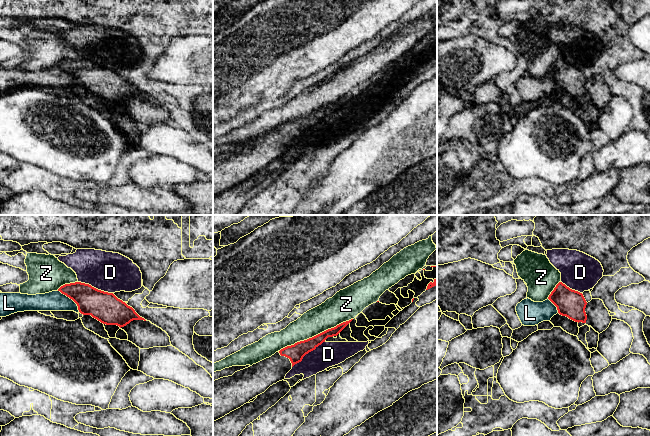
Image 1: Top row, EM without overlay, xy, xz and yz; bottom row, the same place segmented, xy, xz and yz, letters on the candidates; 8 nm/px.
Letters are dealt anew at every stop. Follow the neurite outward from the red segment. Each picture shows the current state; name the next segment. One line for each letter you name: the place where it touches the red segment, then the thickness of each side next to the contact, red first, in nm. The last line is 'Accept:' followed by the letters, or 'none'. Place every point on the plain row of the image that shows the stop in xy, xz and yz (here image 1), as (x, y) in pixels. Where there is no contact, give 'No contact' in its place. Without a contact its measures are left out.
Accept: none

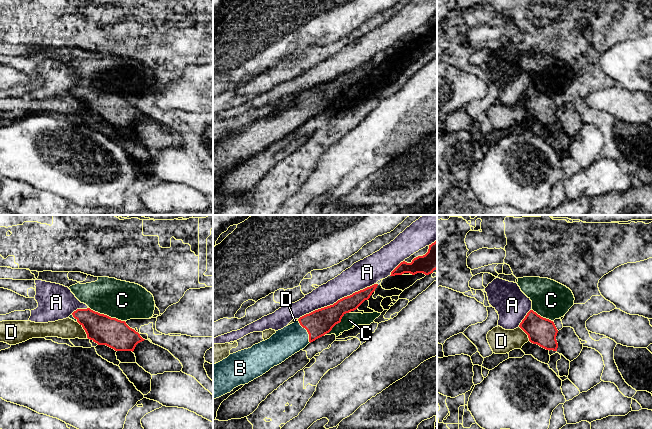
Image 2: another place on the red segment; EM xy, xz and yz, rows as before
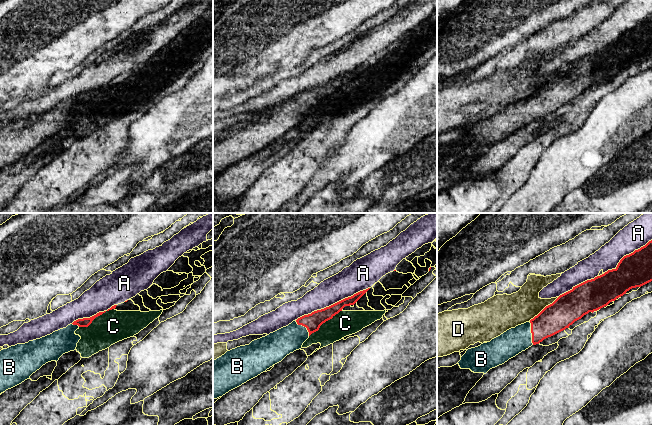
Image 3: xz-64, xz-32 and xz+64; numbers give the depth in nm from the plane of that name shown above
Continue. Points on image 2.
B: Touches red at xz (307, 107). Thickness 200 nm (red) against 220 nm
Accept: B

